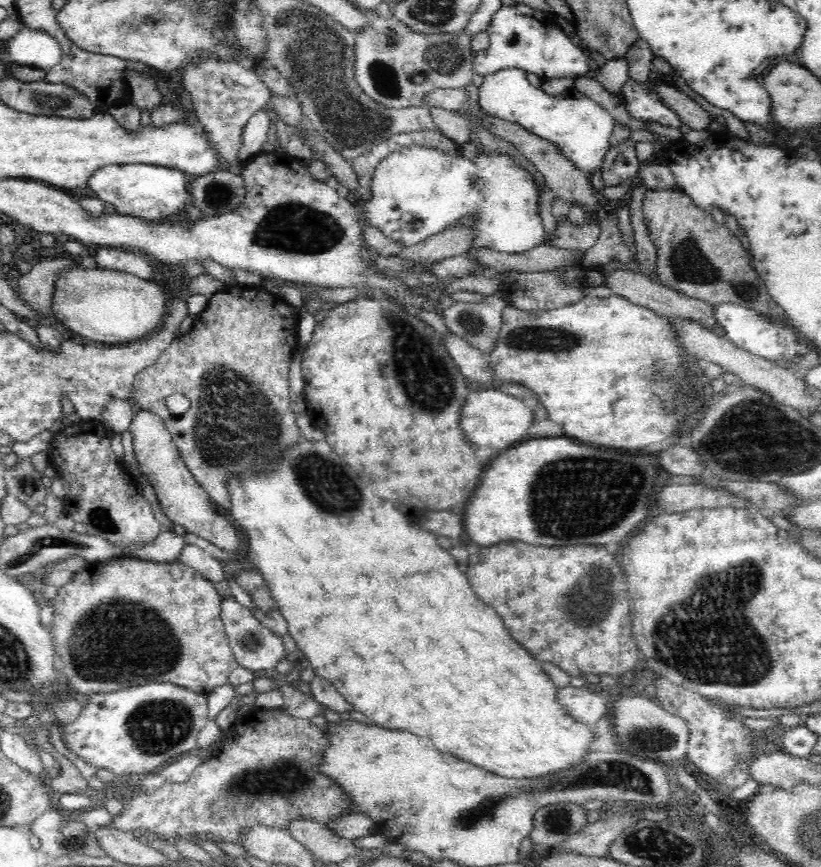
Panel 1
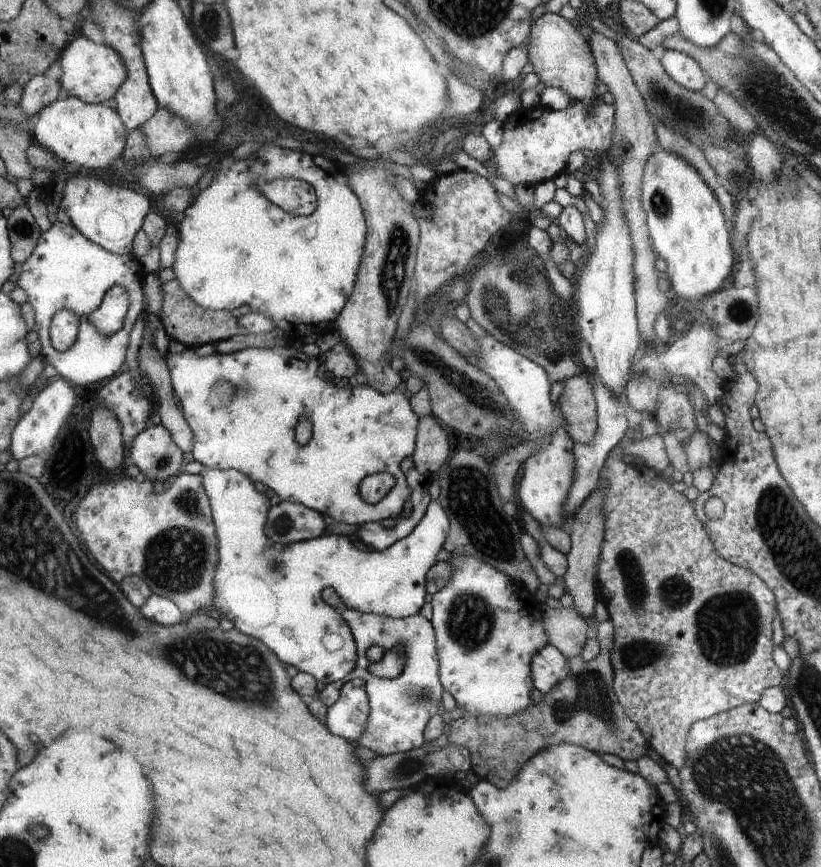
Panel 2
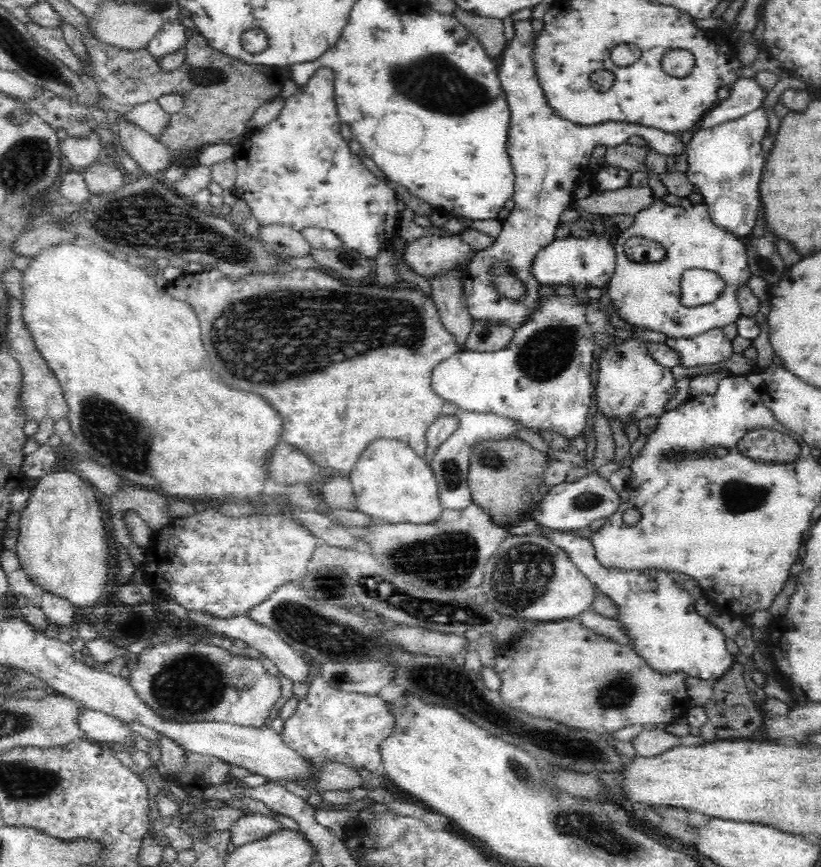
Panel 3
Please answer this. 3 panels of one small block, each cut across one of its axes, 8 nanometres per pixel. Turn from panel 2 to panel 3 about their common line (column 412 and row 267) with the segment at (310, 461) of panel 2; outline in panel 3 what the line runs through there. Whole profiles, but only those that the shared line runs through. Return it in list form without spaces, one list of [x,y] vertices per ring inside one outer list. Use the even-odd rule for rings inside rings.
[[[462,232],[444,236],[421,237],[406,245],[403,262],[429,282],[458,267],[472,249],[462,241]]]

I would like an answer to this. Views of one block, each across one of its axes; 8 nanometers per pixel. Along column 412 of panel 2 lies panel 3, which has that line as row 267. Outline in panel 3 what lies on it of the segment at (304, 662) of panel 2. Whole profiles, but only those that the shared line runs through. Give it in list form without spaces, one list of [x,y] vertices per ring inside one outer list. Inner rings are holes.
[[[605,230],[602,236],[592,234],[587,238],[574,238],[569,235],[567,238],[556,238],[550,244],[538,251],[538,256],[534,258],[532,275],[536,277],[539,284],[550,286],[557,284],[580,285],[604,288],[614,275],[616,267],[616,253],[614,243],[610,239],[618,239]]]

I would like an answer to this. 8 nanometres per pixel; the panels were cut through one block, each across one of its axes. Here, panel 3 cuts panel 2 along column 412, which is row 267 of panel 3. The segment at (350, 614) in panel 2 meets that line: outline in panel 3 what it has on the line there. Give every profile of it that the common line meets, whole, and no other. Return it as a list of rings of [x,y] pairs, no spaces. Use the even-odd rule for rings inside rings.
[[[667,194],[663,198],[656,197],[652,206],[635,215],[634,223],[630,228],[620,232],[615,244],[616,271],[608,283],[608,295],[619,316],[635,329],[648,329],[664,333],[669,339],[693,338],[714,328],[724,328],[729,324],[736,323],[741,317],[741,306],[737,299],[737,292],[742,285],[748,285],[748,280],[753,276],[752,270],[748,265],[748,253],[745,249],[744,239],[719,228],[712,221],[709,211],[703,203],[692,204],[688,197],[678,198],[674,194]],[[633,236],[660,242],[665,248],[666,258],[660,260],[660,262],[650,263],[629,260],[624,253],[624,244]],[[687,269],[710,270],[719,274],[725,282],[720,298],[714,302],[701,305],[690,306],[682,304],[681,278]]]

